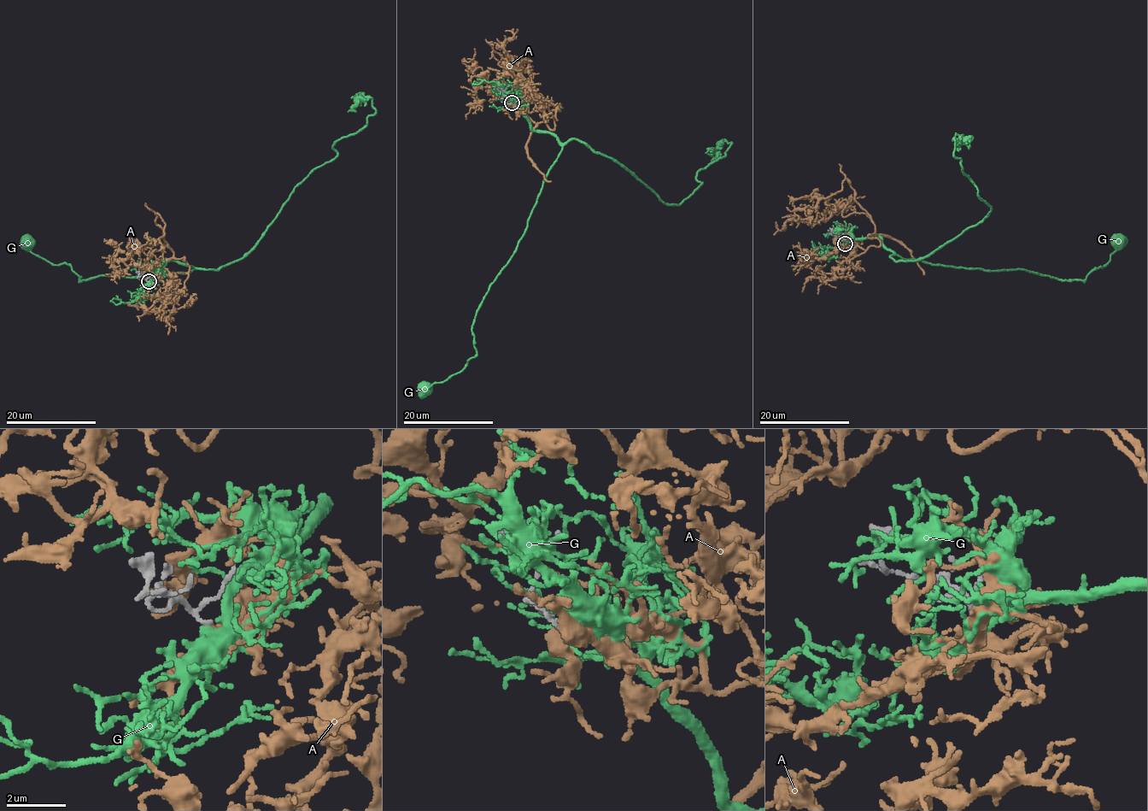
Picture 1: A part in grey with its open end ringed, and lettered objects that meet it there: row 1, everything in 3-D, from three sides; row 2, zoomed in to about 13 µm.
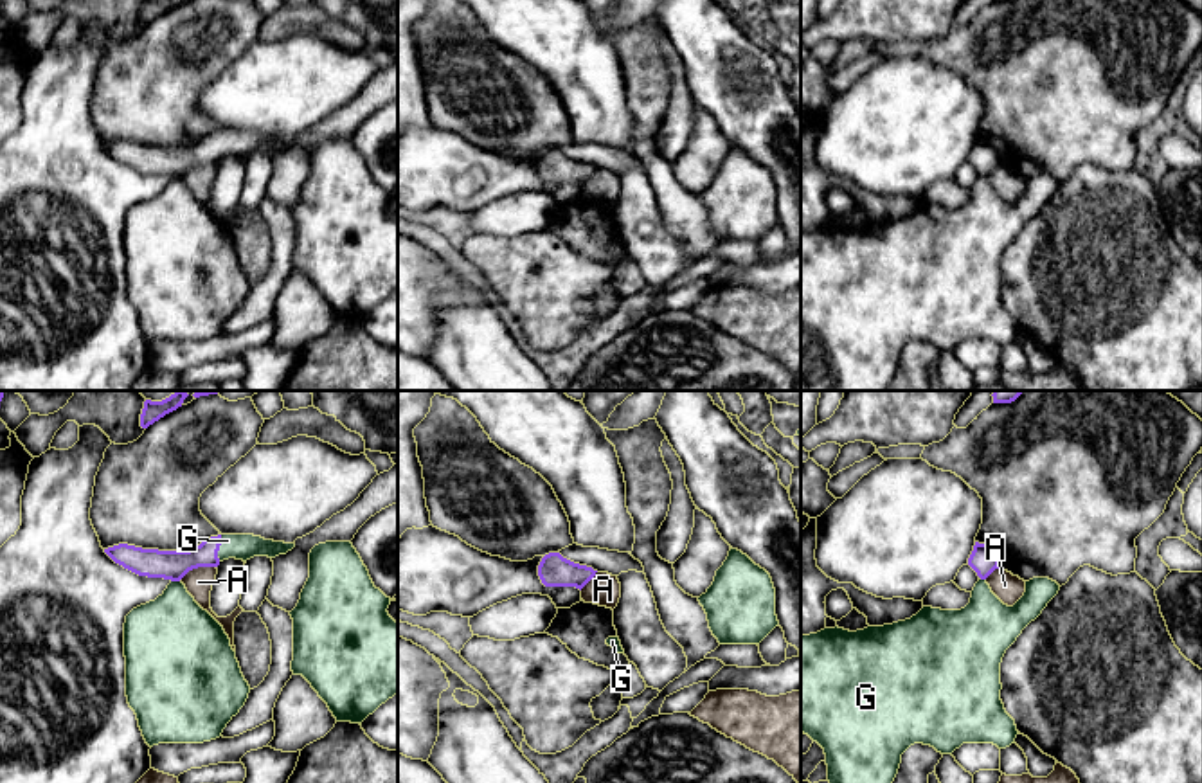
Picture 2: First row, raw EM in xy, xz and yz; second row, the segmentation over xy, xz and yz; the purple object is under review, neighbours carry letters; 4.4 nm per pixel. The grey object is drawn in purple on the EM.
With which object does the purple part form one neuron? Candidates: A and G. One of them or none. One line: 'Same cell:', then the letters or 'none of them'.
Same cell: G

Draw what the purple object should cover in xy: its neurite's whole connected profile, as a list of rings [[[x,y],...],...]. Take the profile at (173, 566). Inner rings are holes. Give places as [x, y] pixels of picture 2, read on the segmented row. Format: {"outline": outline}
{"outline": [[[218,535],[189,551],[158,551],[119,544],[104,553],[124,569],[171,583],[155,601],[133,608],[124,623],[126,697],[149,747],[158,743],[203,743],[221,736],[227,724],[245,706],[250,686],[223,626],[203,610],[180,581],[198,567],[218,567],[223,560],[275,558],[295,544],[254,535]]]}

